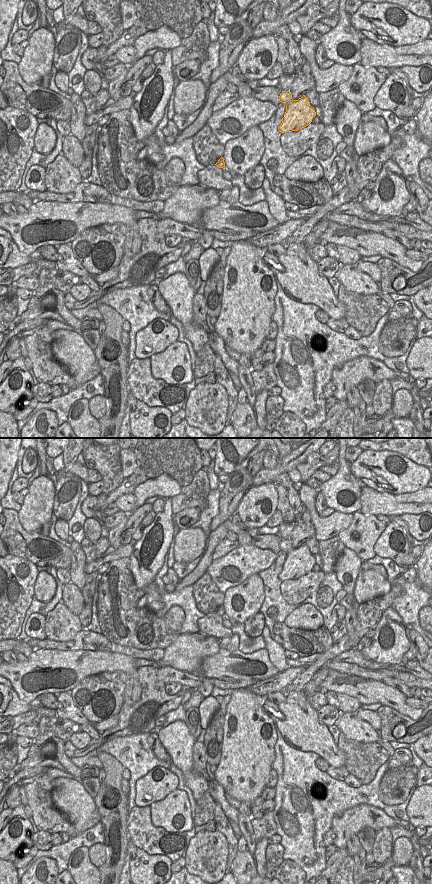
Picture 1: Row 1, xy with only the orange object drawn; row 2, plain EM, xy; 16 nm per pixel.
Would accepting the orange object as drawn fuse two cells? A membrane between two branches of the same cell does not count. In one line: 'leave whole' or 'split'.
leave whole

